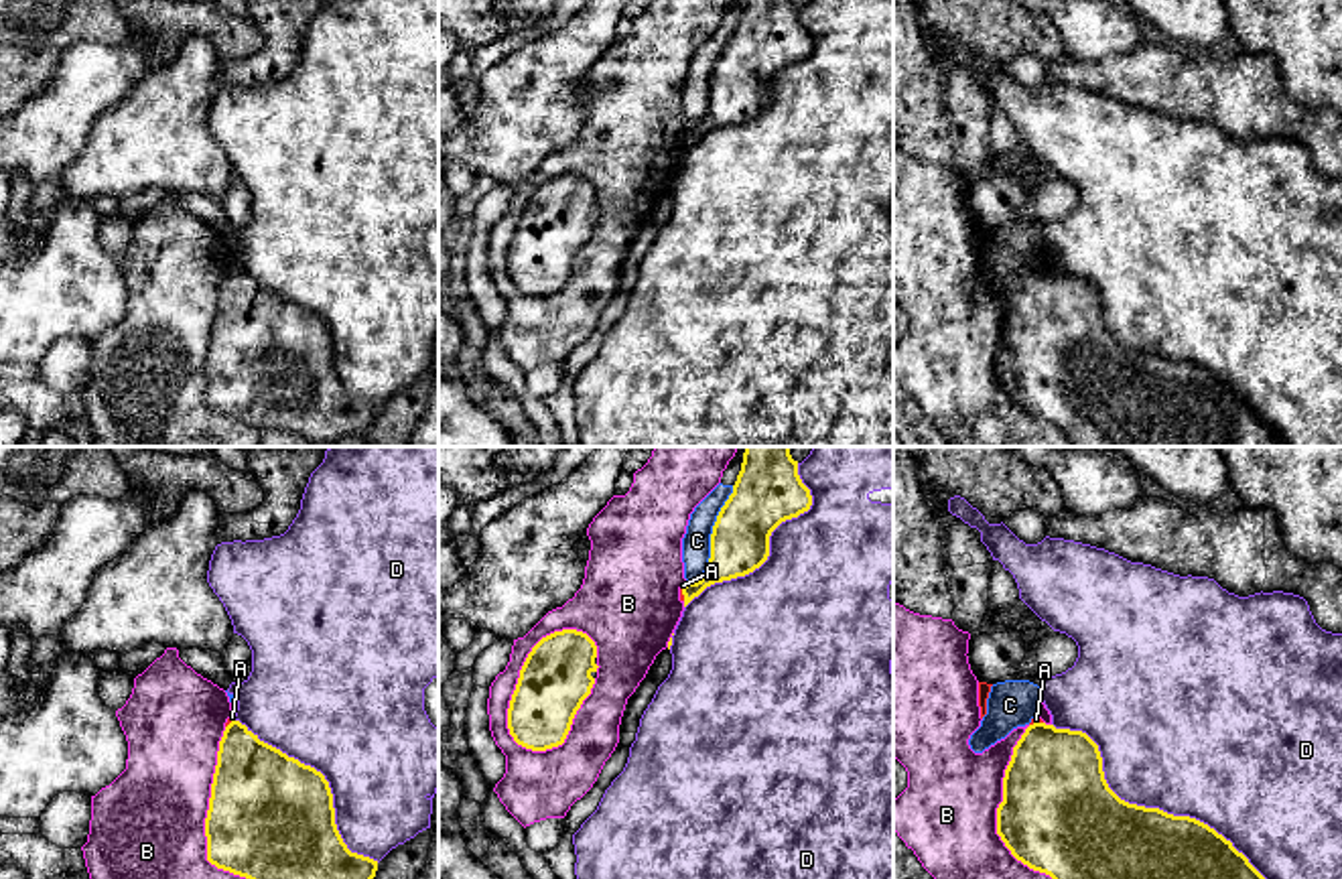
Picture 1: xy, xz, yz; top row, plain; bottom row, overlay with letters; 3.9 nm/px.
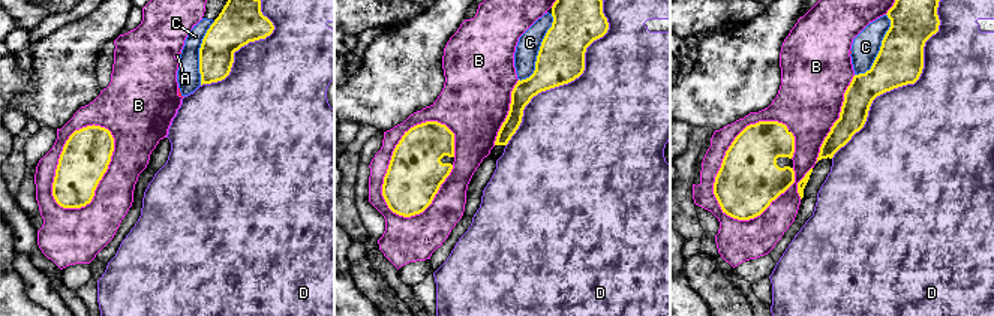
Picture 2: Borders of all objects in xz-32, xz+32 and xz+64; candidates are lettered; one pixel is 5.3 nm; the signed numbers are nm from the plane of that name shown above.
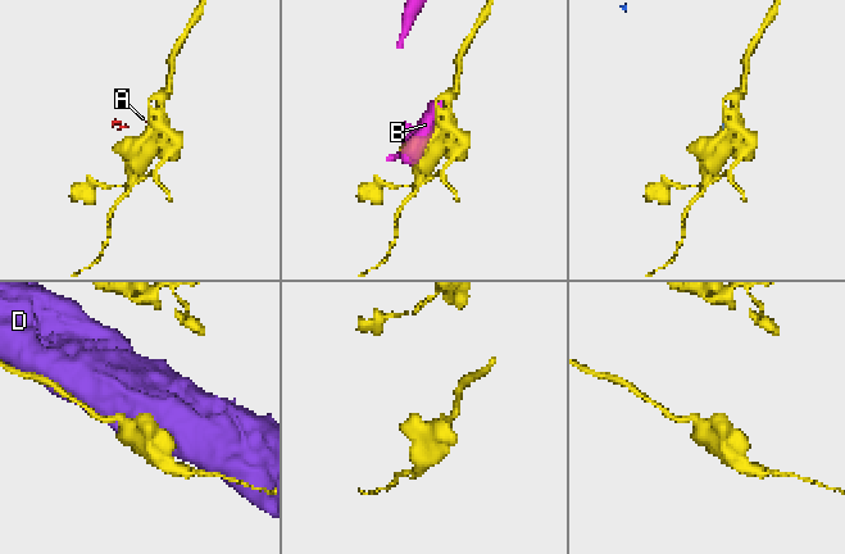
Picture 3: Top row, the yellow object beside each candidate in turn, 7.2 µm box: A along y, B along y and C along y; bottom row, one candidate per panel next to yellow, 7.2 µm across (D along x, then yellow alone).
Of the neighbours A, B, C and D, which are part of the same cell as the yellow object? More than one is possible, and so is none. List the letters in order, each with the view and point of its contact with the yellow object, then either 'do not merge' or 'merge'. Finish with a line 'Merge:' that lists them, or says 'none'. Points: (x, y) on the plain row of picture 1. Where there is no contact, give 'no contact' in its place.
A: xz (683, 139) | do not merge
B: xz (520, 216) | do not merge
C: xz (711, 84) | do not merge
D: yz (1156, 354) | do not merge
Merge: none

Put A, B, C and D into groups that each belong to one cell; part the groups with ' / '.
A B / C / D

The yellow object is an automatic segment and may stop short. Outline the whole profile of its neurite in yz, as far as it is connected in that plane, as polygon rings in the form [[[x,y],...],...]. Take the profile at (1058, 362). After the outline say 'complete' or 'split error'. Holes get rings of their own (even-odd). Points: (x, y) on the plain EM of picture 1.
[[[1025,274],[1005,315],[997,380],[1076,447],[1281,447],[1208,369],[1121,345],[1082,276]]]; complete

